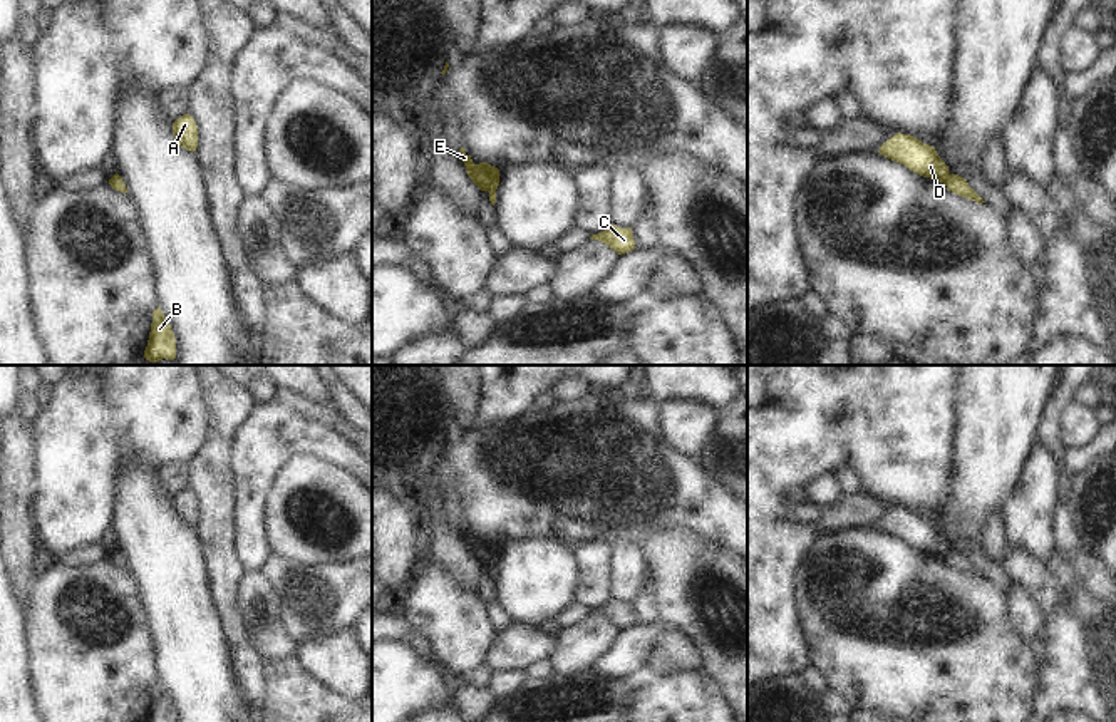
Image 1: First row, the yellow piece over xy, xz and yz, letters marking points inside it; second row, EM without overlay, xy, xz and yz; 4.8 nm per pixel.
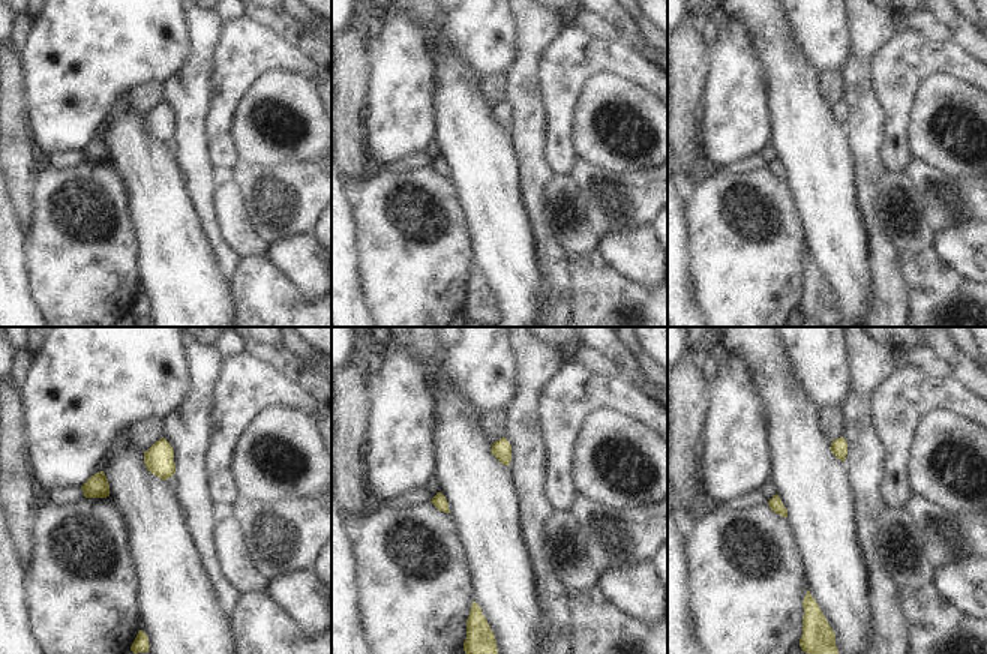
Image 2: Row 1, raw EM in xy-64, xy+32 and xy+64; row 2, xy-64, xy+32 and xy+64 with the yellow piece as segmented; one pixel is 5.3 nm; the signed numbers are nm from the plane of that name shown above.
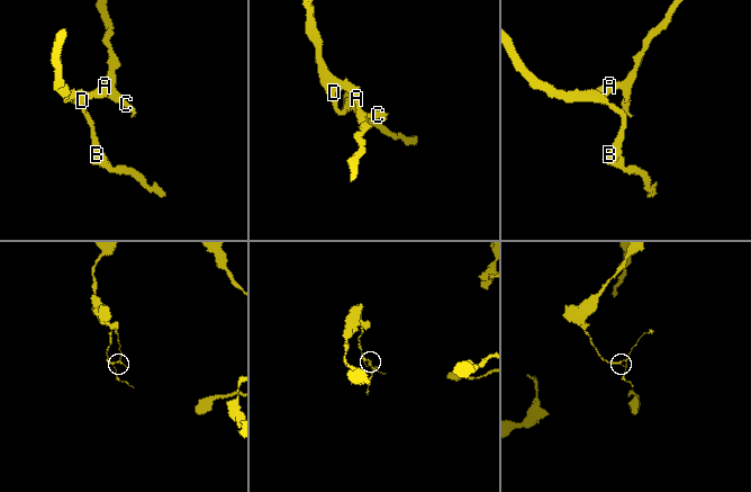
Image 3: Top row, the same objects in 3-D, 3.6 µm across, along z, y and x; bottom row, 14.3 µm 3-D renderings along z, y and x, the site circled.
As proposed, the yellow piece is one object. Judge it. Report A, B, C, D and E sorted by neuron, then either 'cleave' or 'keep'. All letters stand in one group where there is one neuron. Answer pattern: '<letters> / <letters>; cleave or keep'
A C D E / B; cleave

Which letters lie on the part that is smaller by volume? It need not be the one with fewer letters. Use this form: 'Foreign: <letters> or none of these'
Foreign: B.

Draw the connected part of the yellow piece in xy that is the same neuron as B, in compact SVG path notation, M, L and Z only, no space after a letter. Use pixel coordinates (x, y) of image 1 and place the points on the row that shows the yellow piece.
M159 307L152 312L152 323L147 347L144 350L144 358L149 362L176 358L176 338L169 322L164 318L163 310Z

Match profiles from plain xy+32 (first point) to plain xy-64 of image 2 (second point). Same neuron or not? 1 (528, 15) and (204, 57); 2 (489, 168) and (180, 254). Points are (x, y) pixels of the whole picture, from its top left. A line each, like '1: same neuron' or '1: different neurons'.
1: same neuron
2: same neuron

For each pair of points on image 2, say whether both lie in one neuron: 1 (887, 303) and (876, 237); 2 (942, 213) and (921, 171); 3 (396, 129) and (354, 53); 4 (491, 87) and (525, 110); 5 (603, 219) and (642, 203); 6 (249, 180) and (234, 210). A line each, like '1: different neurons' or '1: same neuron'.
1: same neuron
2: same neuron
3: different neurons
4: different neurons
5: same neuron
6: different neurons

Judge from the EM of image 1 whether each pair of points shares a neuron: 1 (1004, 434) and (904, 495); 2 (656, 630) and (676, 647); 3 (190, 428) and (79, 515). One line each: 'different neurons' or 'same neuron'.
1: different neurons
2: different neurons
3: same neuron

